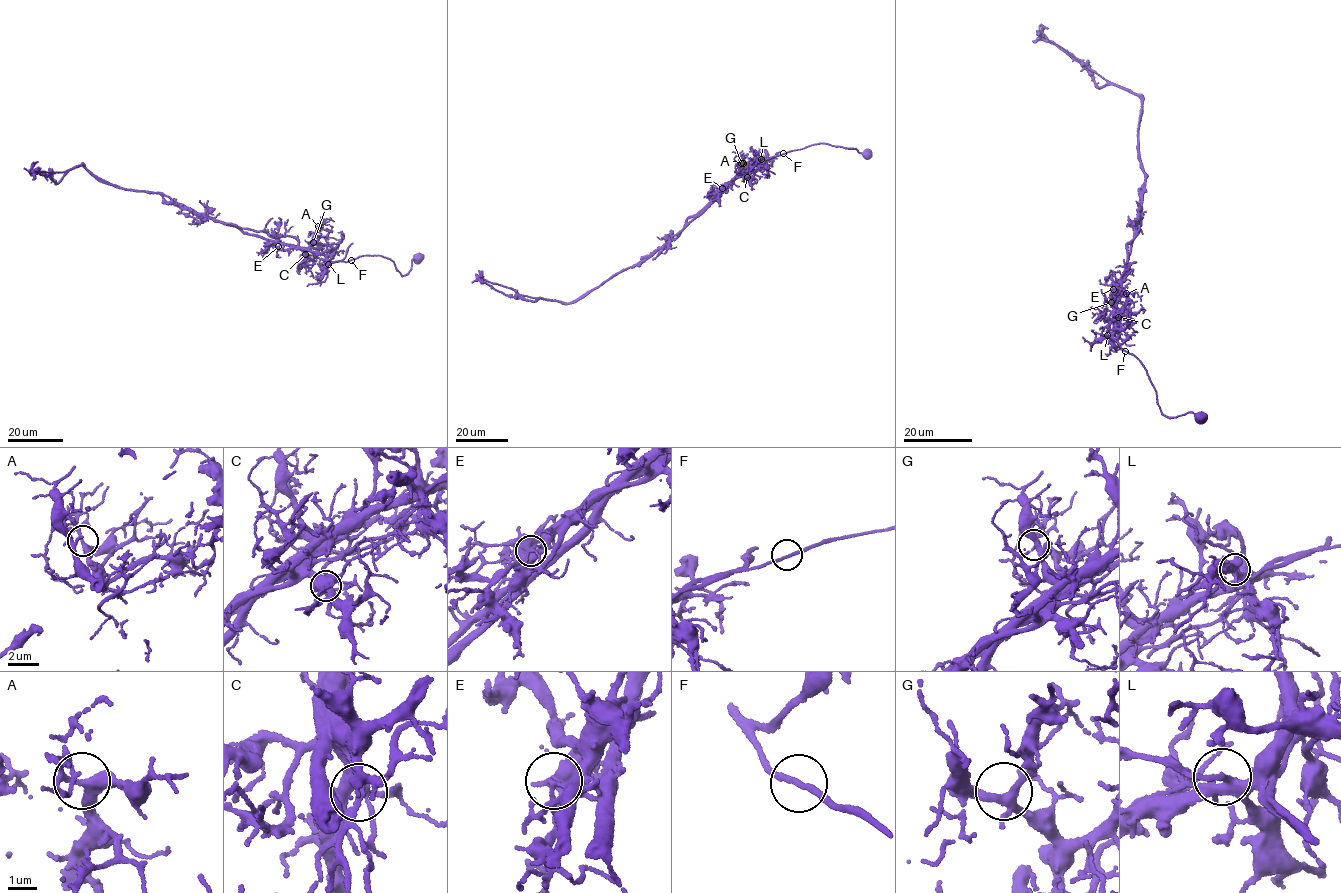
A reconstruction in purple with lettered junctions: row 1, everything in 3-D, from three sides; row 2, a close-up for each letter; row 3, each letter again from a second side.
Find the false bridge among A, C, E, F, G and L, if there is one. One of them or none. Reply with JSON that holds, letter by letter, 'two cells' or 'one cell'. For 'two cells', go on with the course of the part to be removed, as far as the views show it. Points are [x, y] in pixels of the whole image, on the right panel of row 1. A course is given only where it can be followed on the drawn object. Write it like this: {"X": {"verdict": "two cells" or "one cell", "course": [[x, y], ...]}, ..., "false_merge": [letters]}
{"A": {"verdict": "one cell"}, "C": {"verdict": "one cell"}, "E": {"verdict": "two cells", "course": [[1113, 289], [1124, 278], [1127, 245], [1139, 222], [1146, 175], [1138, 146], [1142, 99], [1039, 34]]}, "F": {"verdict": "one cell"}, "G": {"verdict": "one cell"}, "L": {"verdict": "one cell"}, "false_merge": ["E"]}

